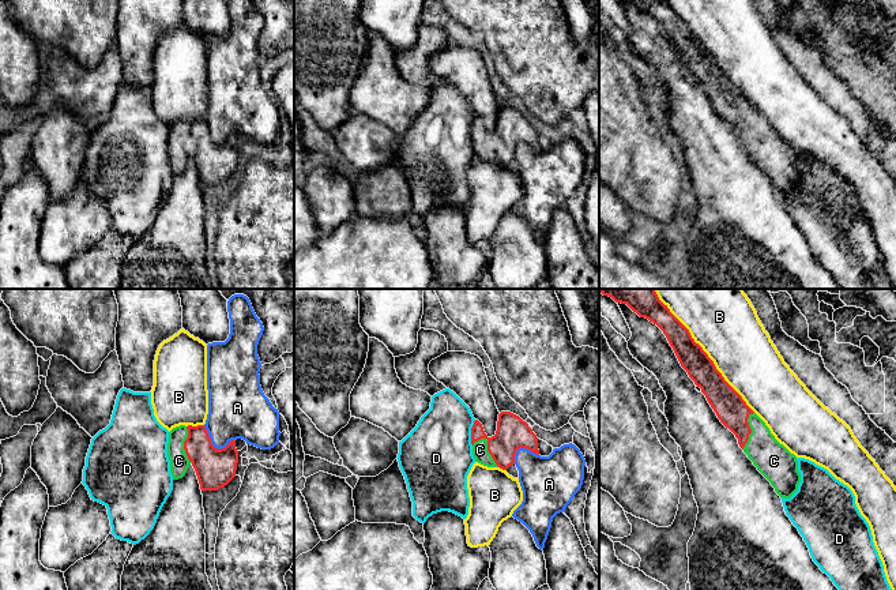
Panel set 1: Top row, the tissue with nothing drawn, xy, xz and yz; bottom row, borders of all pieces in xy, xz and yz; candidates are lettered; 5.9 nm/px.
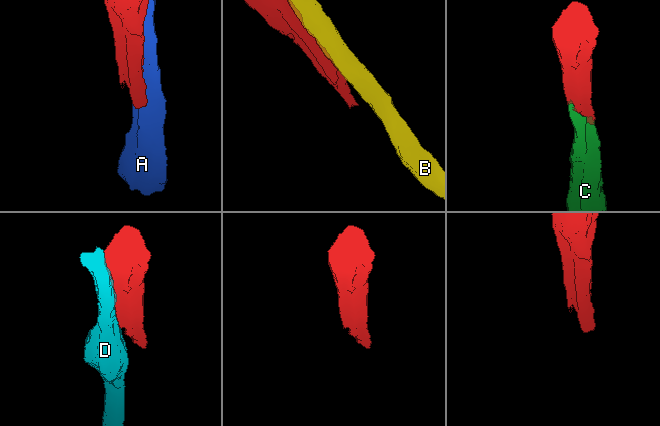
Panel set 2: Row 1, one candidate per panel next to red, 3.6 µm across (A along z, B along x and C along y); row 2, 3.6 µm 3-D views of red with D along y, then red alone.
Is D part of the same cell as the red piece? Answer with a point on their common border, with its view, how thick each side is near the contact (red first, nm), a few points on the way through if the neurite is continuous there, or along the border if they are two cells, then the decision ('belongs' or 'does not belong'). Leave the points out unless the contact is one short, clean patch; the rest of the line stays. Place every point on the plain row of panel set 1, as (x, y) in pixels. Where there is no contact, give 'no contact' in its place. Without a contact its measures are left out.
xz (471, 127) | 190/420 nm | does not belong

